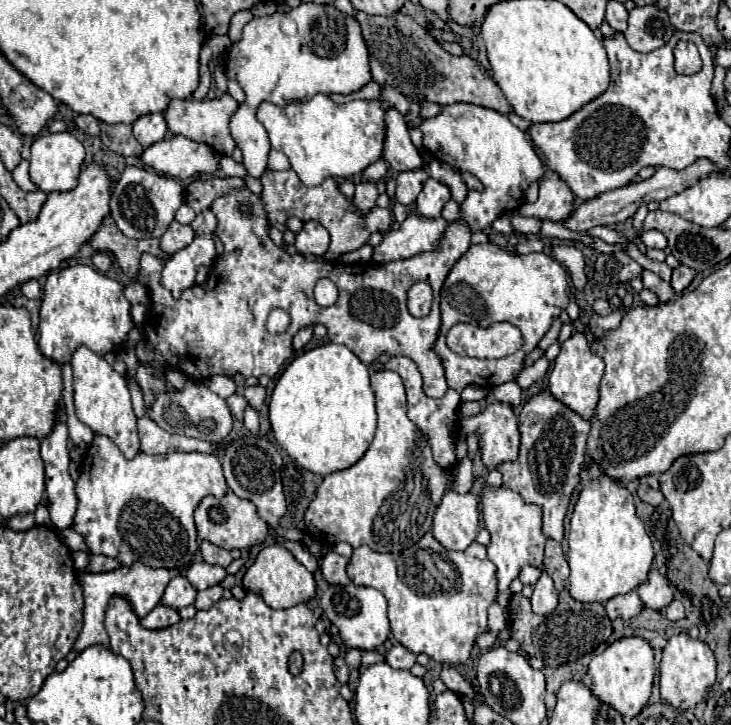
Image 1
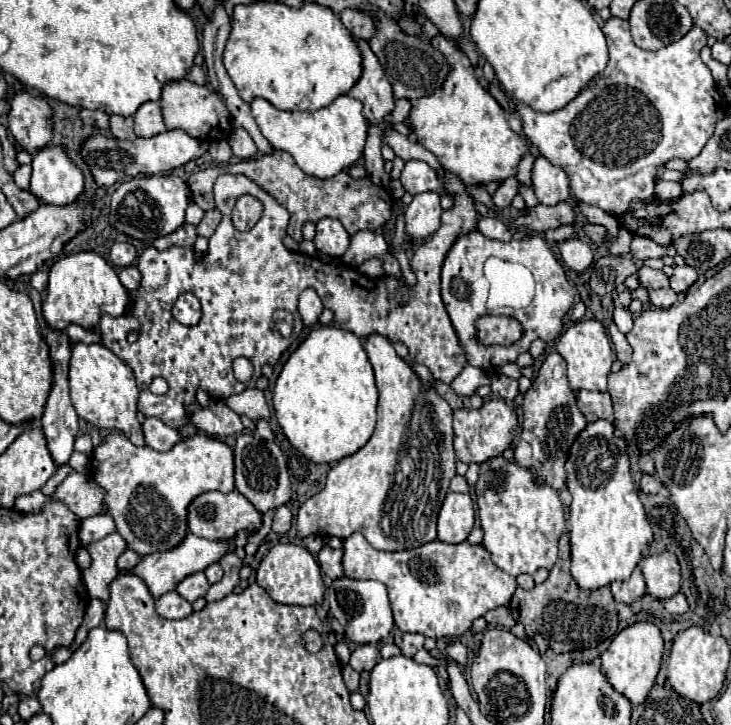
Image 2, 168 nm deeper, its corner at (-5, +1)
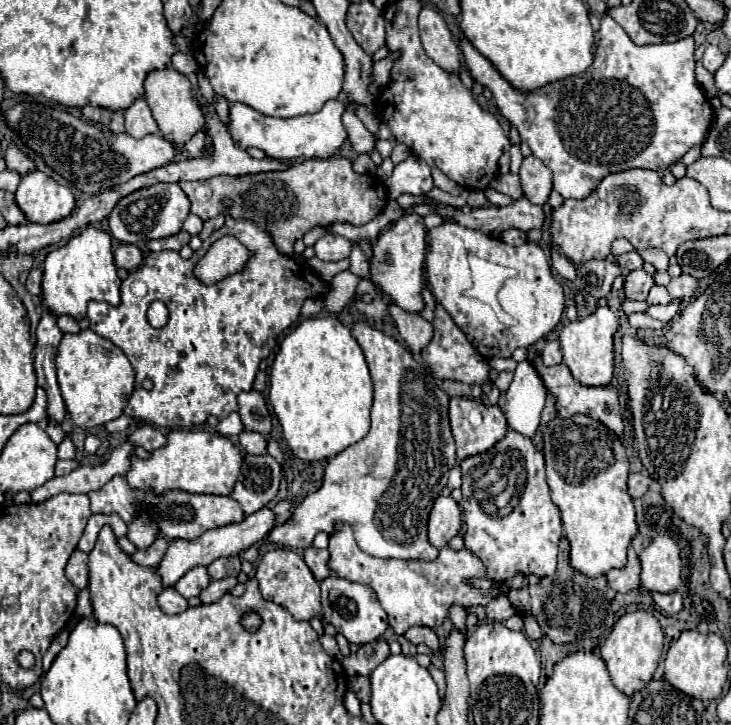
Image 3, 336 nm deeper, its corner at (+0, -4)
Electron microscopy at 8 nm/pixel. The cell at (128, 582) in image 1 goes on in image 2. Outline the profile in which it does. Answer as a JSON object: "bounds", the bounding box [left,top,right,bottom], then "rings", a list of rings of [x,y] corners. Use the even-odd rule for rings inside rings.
{"bounds":[129,533,247,599],"rings":[[[189,533],[177,549],[171,549],[165,553],[151,553],[151,555],[141,557],[137,567],[133,567],[129,573],[141,577],[143,583],[149,587],[149,593],[153,595],[153,599],[159,599],[161,595],[173,591],[177,587],[177,583],[183,581],[187,575],[203,571],[207,565],[217,563],[221,559],[221,553],[227,553],[229,549],[235,549],[235,547],[243,547],[245,543],[247,543],[247,535],[243,535],[243,533],[239,533],[233,541],[209,541],[209,539],[203,539],[203,537]]]}

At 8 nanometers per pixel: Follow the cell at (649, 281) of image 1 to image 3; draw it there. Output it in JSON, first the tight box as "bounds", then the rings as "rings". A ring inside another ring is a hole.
{"bounds":[624,268,654,300],"rings":[[[642,268],[632,270],[624,280],[624,292],[628,300],[646,300],[652,286],[654,286],[654,278],[646,274]]]}

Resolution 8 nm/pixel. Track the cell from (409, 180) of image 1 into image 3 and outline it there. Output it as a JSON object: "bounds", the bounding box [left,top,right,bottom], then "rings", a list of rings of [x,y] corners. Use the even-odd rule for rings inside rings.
{"bounds":[384,156,434,200],"rings":[[[410,156],[394,166],[392,176],[384,184],[388,198],[392,200],[396,200],[400,194],[428,194],[434,188],[432,168],[422,158]]]}

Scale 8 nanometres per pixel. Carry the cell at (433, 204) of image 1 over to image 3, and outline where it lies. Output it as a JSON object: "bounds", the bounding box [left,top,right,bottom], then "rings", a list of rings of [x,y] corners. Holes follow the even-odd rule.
{"bounds":[368,214,426,314],"rings":[[[416,214],[402,216],[382,230],[372,244],[370,272],[368,280],[382,292],[388,302],[400,306],[406,312],[420,314],[424,310],[422,290],[424,290],[424,256],[426,256],[426,228],[422,218]]]}

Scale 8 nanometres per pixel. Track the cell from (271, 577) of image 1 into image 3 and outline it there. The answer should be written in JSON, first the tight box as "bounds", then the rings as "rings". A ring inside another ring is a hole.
{"bounds":[256,548,322,620],"rings":[[[276,548],[266,552],[256,566],[256,578],[260,582],[262,596],[278,606],[284,606],[296,620],[312,620],[319,615],[322,608],[320,584],[312,578],[306,562],[294,550]]]}

